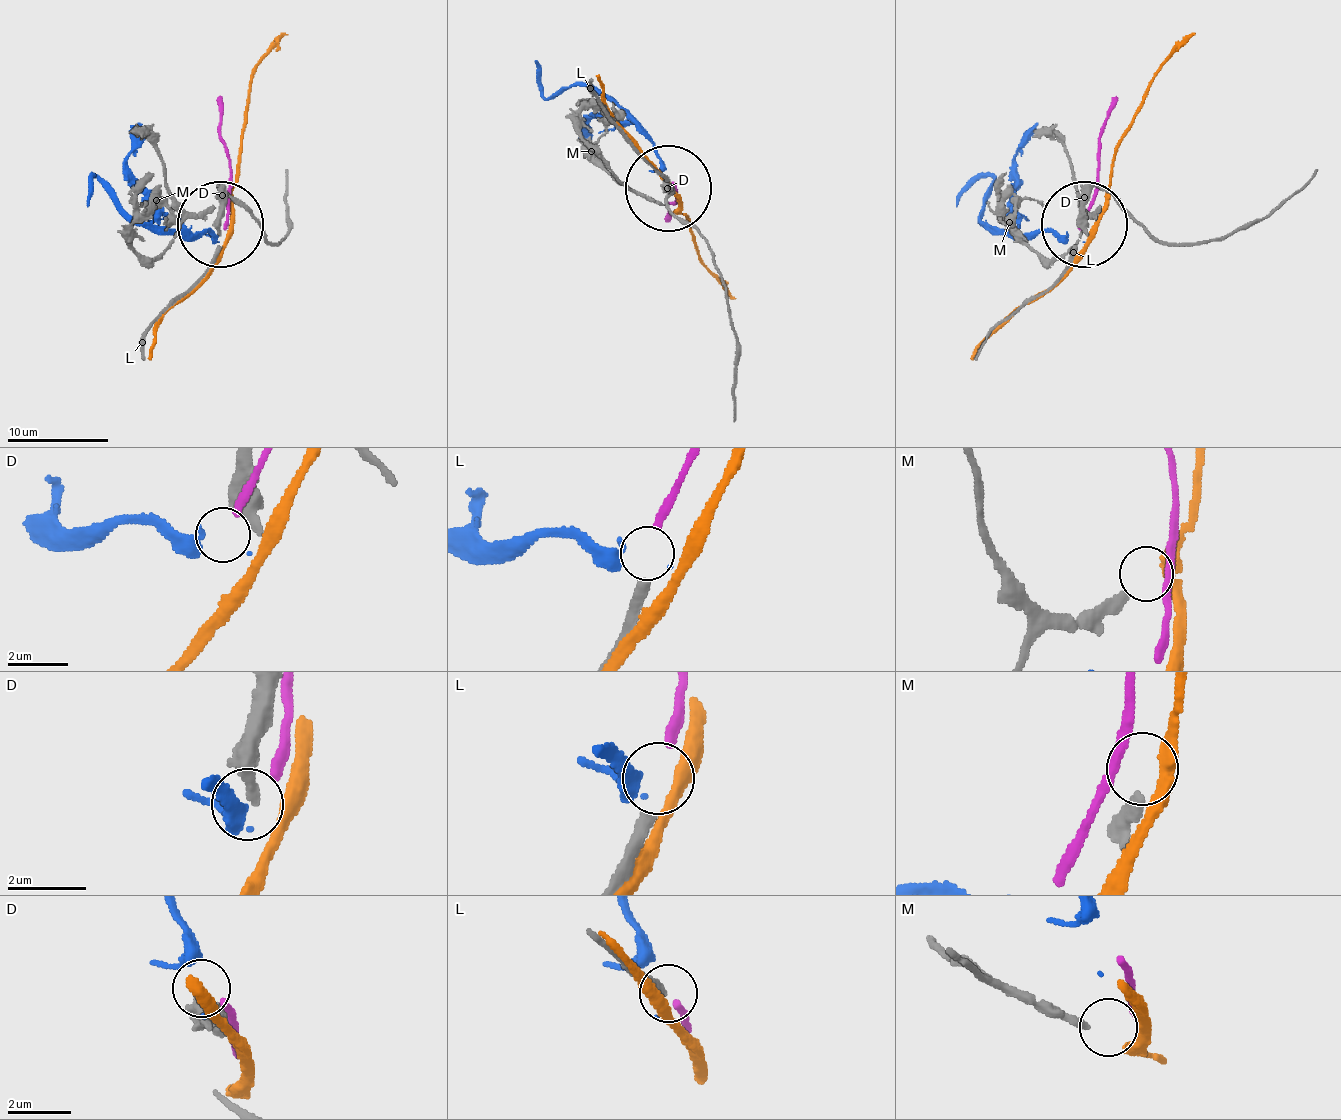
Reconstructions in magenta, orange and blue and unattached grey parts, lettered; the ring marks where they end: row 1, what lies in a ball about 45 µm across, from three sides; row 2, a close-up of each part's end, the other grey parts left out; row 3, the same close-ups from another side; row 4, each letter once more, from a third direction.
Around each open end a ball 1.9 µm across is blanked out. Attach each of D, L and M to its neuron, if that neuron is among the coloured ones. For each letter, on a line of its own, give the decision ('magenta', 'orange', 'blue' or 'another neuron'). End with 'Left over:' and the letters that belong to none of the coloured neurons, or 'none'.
D: blue
L: magenta
M: orange
Left over: none

